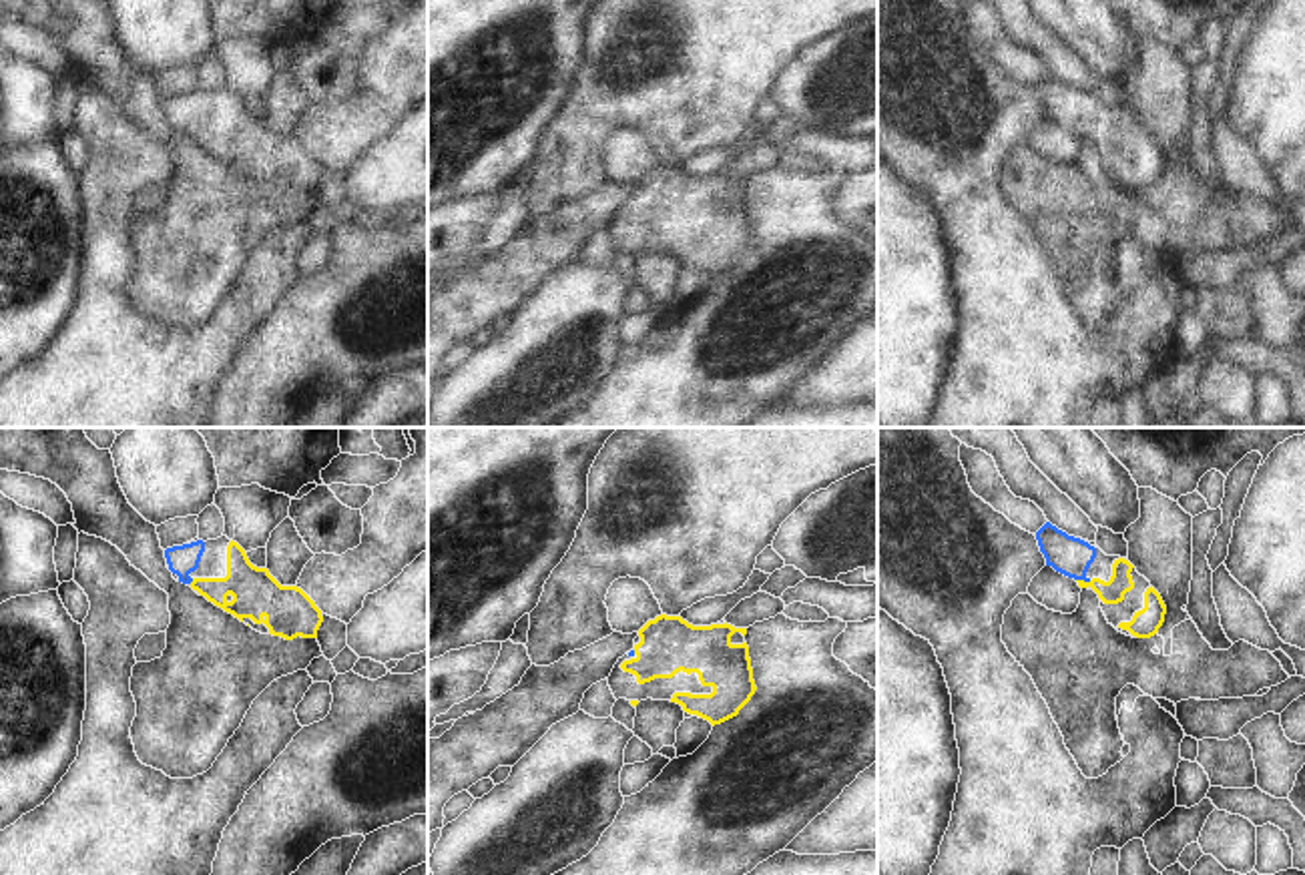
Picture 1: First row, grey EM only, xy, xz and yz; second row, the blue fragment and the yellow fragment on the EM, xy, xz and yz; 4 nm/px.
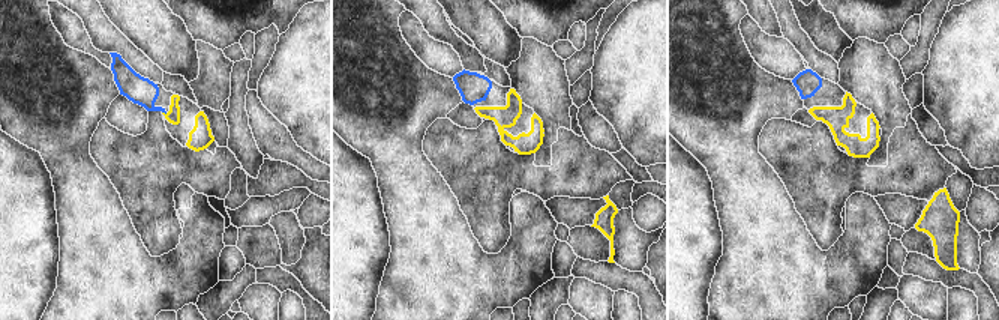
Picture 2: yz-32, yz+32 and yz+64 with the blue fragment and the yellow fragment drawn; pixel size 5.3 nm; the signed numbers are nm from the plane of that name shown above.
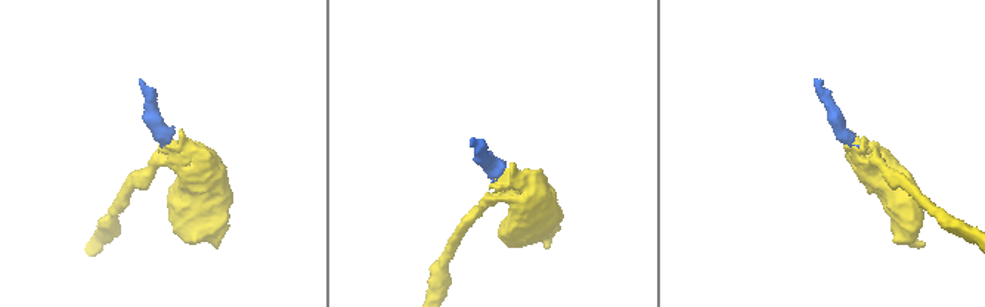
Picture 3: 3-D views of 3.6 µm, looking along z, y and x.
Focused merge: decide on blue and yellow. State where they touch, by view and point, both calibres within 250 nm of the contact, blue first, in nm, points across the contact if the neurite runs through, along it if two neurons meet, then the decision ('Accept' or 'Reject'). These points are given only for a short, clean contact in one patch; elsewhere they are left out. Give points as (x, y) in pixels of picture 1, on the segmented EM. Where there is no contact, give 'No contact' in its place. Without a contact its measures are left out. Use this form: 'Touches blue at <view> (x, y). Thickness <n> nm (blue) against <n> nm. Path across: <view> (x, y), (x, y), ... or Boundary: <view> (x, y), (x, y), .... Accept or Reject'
Touches blue at yz (1085, 580). Thickness 160 nm (blue) against 100 nm. Path across: yz (1067, 554), (1085, 580), (1111, 593). Accept

